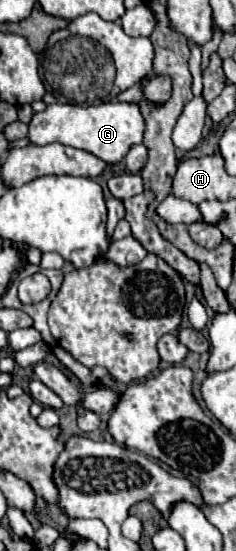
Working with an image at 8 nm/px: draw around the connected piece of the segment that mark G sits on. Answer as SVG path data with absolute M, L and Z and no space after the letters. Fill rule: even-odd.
M104 102L98 106L78 104L50 104L44 112L34 114L30 122L28 138L32 144L44 146L52 142L68 144L80 150L88 150L108 164L118 164L134 144L142 142L146 122L140 114L138 104L130 102Z

